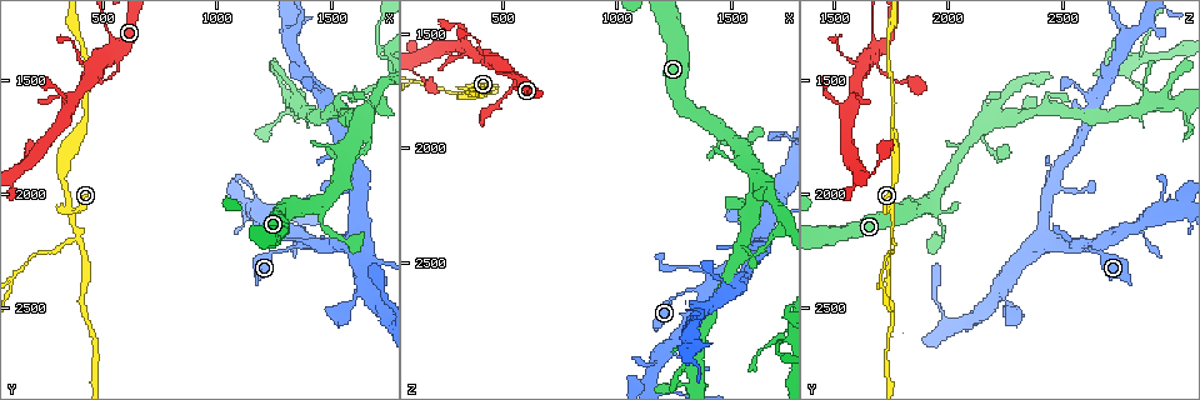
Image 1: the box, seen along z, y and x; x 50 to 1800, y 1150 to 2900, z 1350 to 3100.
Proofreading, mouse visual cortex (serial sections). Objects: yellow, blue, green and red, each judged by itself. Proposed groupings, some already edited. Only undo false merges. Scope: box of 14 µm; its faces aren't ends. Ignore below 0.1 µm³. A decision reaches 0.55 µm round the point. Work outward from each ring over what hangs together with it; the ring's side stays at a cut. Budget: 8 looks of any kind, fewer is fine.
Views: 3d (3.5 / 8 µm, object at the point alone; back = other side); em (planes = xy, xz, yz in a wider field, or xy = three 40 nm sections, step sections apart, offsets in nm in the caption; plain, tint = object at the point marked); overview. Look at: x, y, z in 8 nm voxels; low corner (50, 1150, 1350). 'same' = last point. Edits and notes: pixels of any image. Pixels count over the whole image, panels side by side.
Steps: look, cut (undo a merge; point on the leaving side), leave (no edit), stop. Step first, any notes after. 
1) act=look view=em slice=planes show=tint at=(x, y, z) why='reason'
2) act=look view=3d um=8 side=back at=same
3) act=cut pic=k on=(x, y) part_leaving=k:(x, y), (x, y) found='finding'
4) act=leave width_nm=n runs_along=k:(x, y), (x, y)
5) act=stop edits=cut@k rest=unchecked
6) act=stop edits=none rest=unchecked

act=look view=3d um=8 at=(570, 1410, 1680) why='abrupt turn'

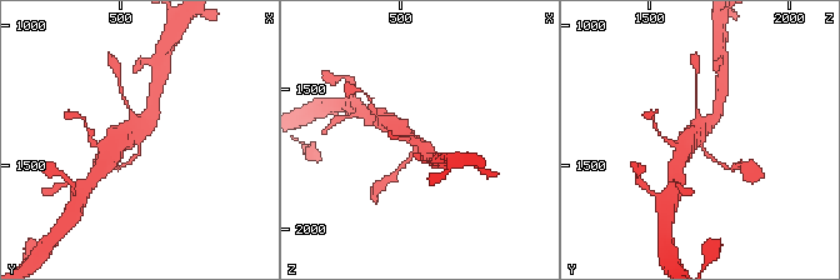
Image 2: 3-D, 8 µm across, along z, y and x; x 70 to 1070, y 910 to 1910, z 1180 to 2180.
act=look view=3d um=3.5 at=(580, 1400, 1680) why='closer look'

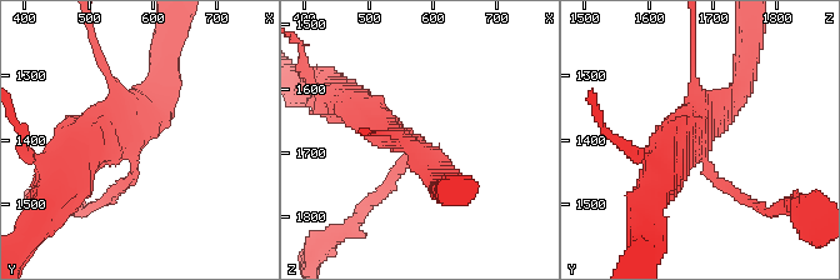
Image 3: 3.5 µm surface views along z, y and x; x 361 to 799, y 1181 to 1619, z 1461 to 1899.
act=look view=em slice=planes show=tint at=(570, 1410, 1680) arm_widths_nm=150,250 why='need the tissue'

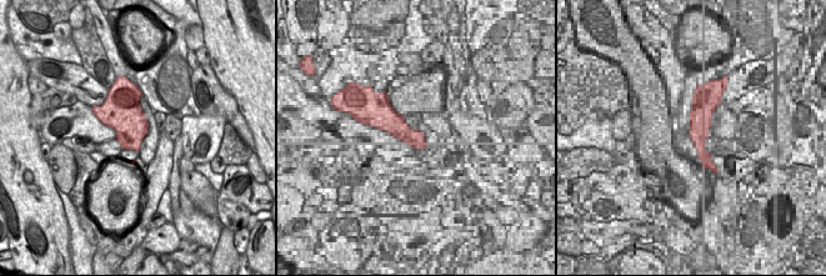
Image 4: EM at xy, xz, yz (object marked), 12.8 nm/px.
act=leave runs_along=3:(443, 183), (413, 141), (385, 189) found='continuous, no second cell'

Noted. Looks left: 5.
act=look view=em slice=xy step=5 show=tint at=(380, 2190, 1740) why='two arms in line, one across'

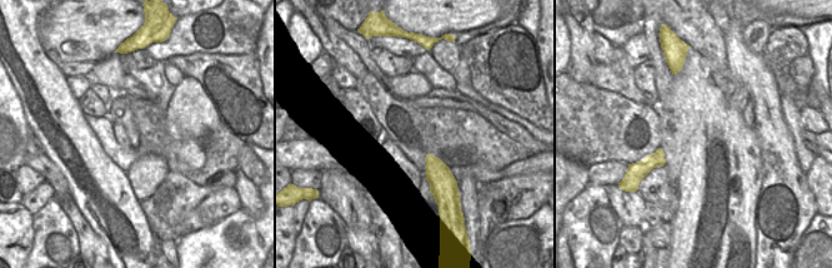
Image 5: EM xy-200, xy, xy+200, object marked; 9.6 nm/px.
act=look view=3d um=3.5 at=same

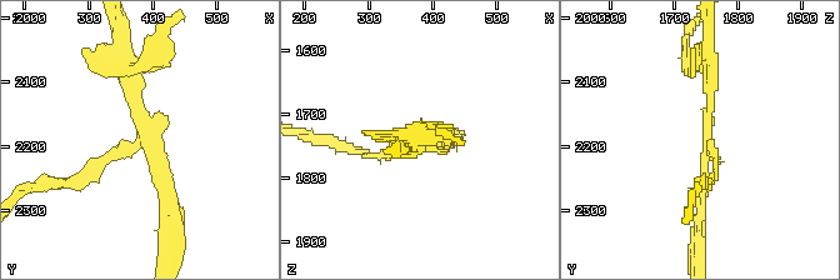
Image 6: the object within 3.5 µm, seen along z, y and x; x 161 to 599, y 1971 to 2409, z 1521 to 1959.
act=cut pic=6 on=(100, 164) part_leaving=6:(130, 144), (69, 183), (34, 186) found='two cells meet here'

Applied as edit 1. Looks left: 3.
act=look view=overview why='redraw'

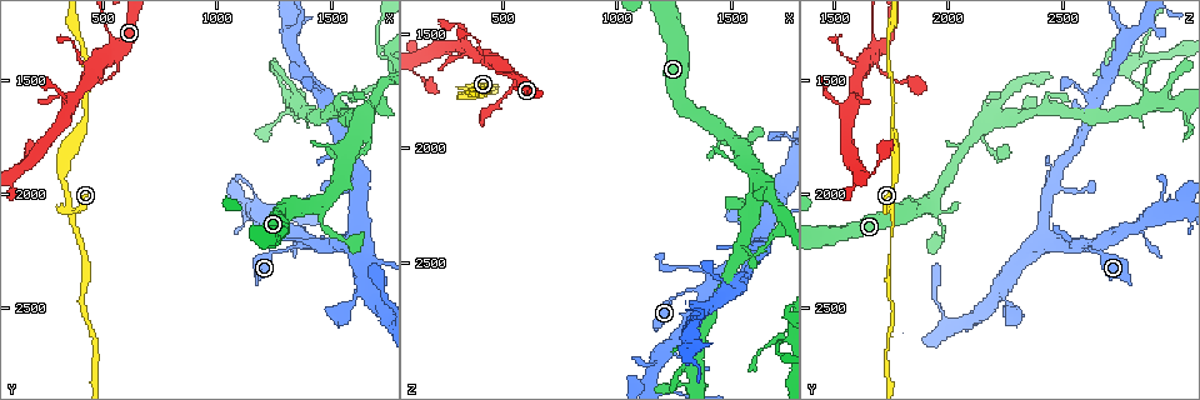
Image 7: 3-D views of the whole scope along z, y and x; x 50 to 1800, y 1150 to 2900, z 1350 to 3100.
act=look view=3d um=8 at=(1360, 2230, 2610) why='thin arm on a thick one'

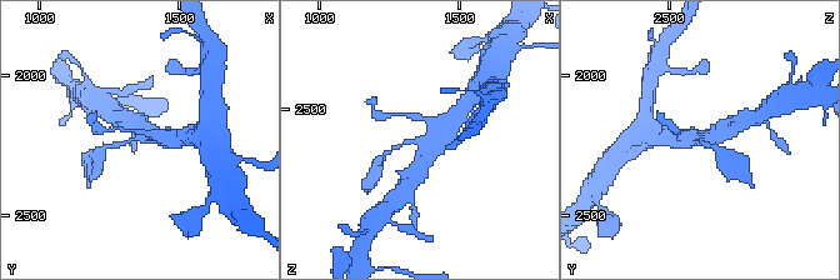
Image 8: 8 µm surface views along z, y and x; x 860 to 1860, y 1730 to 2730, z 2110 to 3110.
act=look view=em slice=xy step=3 show=tint at=(1370, 2220, 2610) why='now the EM'

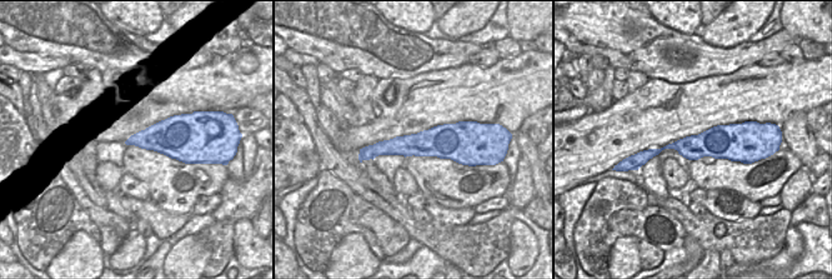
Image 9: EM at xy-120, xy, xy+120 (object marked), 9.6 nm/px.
act=leave found='one cell here'

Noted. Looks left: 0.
act=stop edits=cut@6 rest=unchecked

